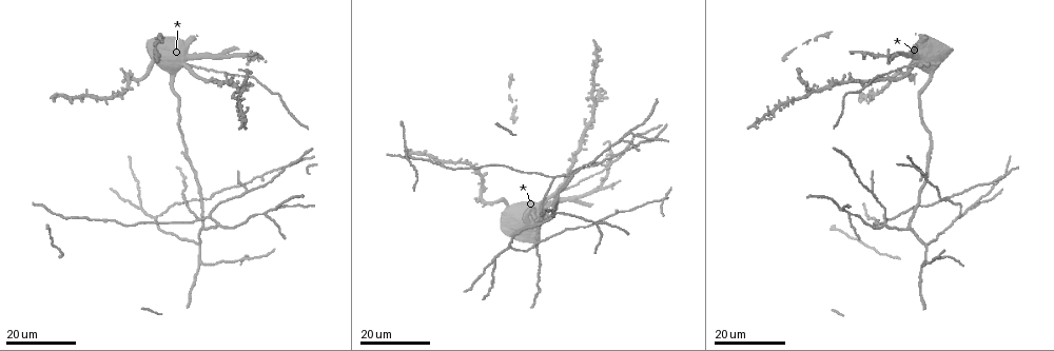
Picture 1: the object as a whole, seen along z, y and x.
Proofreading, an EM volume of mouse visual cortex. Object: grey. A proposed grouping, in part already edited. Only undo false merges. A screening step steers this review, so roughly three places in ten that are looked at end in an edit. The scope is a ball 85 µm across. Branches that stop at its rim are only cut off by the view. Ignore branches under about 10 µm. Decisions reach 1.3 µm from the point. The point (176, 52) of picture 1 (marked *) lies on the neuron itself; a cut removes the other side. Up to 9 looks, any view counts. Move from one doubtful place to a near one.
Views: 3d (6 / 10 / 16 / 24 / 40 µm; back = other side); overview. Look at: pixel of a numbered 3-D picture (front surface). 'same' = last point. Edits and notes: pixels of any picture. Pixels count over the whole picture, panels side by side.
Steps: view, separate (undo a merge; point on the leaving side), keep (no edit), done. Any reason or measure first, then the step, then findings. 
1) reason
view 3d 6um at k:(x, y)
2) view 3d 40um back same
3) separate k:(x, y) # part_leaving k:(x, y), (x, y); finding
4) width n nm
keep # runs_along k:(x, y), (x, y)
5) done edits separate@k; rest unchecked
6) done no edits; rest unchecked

four-way junction
view 3d 16um at 1:(225, 78)

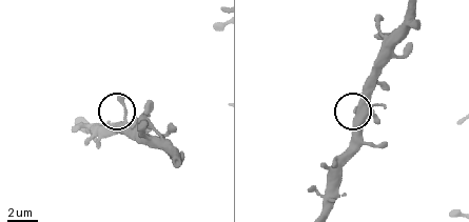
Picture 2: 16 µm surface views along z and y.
zoom in
view 3d 6um at 2:(127, 114)

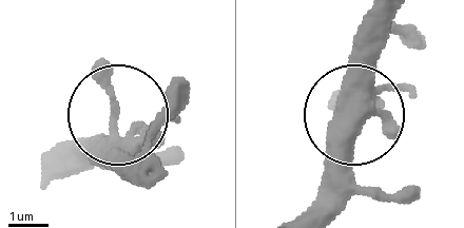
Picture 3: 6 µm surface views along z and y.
side_arm 29 um; arms 4
keep # one neuron here

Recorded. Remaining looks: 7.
arms part here
view 3d 16um at 1:(202, 262)

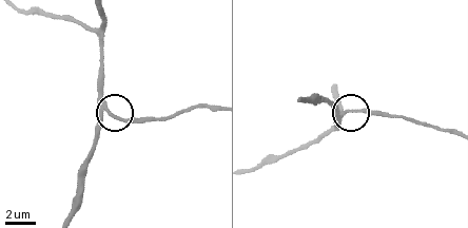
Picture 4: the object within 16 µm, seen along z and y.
view 3d 10um at 4:(109, 115)

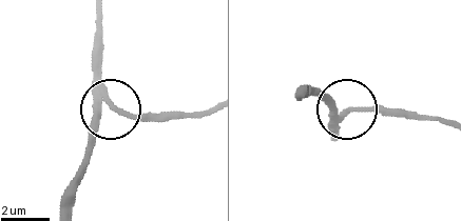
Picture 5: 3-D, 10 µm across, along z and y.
side_arm 25 um
keep # runs_along 5:(102, 11), (104, 101), (167, 119); one neuron here

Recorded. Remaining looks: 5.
view 3d 24um at 1:(493, 257)

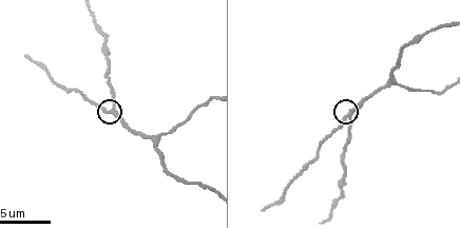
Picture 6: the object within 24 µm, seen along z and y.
view 3d 6um at 6:(111, 112)

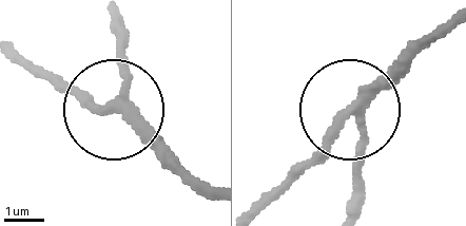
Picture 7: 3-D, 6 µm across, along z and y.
keep # runs_along 7:(210, 195), (119, 115), (53, 88); continuous, no second neuron

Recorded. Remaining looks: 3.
sudden change in width
view 3d 16um at 1:(410, 157)

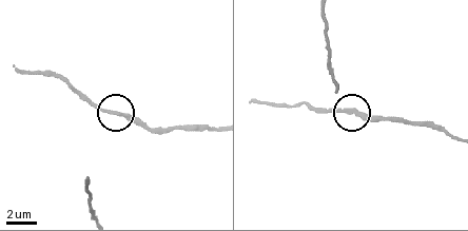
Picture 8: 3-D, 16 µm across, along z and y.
view 3d 10um at 8:(117, 114)

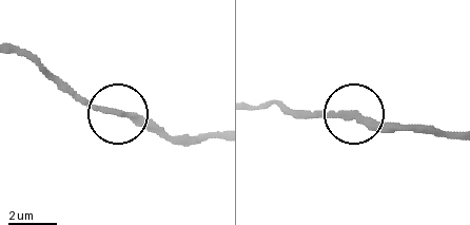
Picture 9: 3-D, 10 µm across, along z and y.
width 250 nm
keep # runs_along 9:(449, 136), (389, 130), (347, 112), (300, 112); all the same neuron

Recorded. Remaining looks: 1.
view 3d 6um at 6:(155, 138)

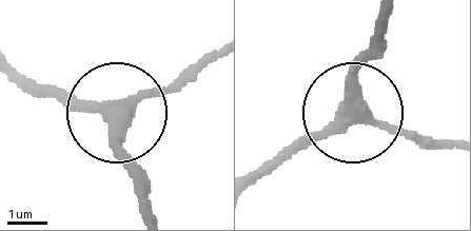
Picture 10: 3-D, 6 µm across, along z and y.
keep # runs_along 10:(387, 19), (350, 107), (275, 167); all the same neuron

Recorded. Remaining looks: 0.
done no edits; rest unchecked

